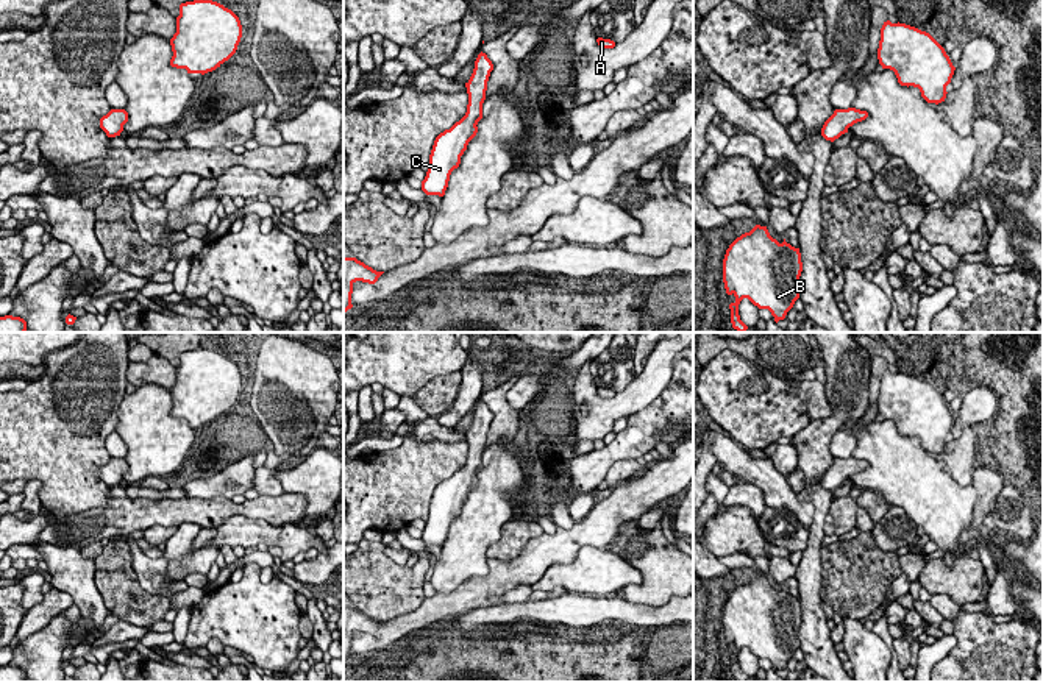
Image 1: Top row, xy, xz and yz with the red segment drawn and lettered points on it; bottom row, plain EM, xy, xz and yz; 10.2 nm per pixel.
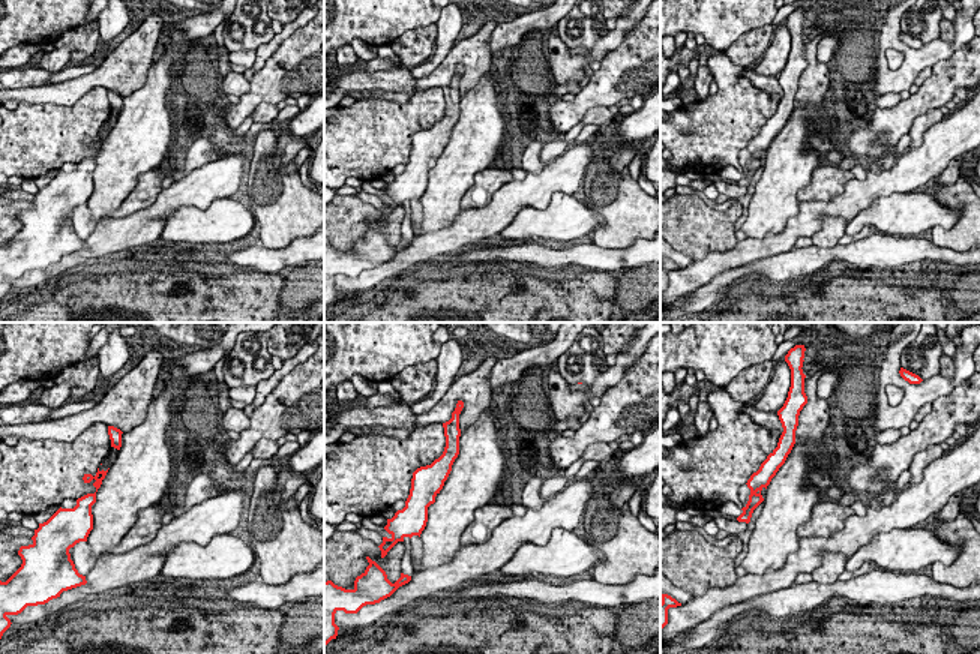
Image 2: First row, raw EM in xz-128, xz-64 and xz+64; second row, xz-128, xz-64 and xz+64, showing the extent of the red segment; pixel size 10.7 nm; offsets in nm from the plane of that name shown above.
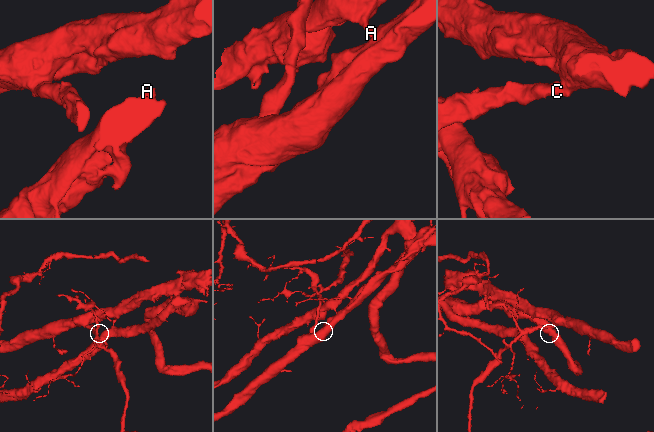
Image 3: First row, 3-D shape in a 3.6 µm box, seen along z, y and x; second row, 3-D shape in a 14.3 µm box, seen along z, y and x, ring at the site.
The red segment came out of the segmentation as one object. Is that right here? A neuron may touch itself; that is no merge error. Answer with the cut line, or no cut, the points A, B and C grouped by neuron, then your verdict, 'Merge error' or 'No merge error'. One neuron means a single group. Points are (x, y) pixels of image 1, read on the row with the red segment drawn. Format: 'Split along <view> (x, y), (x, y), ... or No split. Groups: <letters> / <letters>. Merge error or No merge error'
Split along xz (462, 124), (470, 130), (461, 152), (445, 161), (447, 178). Groups: A B / C. Merge error

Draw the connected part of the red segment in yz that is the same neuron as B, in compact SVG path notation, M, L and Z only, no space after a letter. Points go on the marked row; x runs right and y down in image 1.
M756 225L749 233L737 237L726 250L723 259L723 282L728 295L734 295L735 301L729 304L732 328L745 332L748 326L740 320L739 304L748 298L759 309L768 309L774 321L784 320L787 312L799 298L798 281L803 272L799 248L773 239L767 226Z

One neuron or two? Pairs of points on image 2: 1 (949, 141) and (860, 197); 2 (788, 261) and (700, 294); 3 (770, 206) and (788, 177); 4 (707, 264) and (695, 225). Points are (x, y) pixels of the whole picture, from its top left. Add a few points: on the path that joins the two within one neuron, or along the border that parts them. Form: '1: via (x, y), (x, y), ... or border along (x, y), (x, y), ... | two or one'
1: via (926, 161), (904, 177), (883, 183) | one
2: via (766, 267), (752, 267), (722, 279) | one
3: via (775, 198), (776, 189), (781, 185) | one
4: border along (737, 242), (725, 251), (710, 251), (692, 261) | two

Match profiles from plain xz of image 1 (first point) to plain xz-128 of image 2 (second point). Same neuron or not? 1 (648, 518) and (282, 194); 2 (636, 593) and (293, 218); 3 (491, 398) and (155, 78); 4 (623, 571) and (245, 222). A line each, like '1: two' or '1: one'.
1: two
2: one
3: two
4: one

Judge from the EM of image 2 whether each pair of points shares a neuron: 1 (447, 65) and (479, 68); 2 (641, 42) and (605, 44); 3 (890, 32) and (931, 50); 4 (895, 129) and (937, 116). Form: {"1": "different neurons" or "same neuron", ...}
{"1": "same neuron", "2": "different neurons", "3": "same neuron", "4": "different neurons"}

